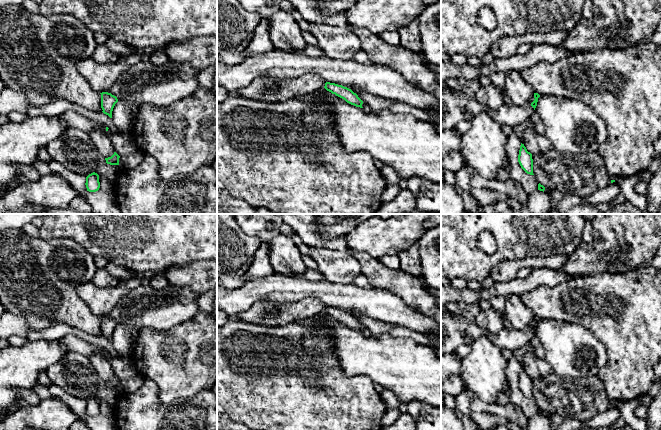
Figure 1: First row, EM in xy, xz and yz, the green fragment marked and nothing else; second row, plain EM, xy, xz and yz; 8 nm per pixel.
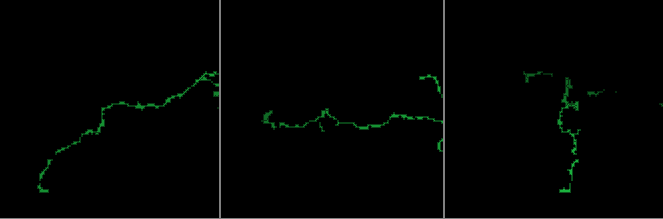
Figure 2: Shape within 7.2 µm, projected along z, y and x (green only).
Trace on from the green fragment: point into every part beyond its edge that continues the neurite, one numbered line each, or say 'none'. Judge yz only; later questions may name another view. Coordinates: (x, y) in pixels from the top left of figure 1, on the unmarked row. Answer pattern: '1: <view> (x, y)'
none

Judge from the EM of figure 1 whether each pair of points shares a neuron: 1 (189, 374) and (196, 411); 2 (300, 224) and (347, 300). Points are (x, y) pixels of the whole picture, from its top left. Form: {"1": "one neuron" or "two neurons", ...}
{"1": "two neurons", "2": "two neurons"}

